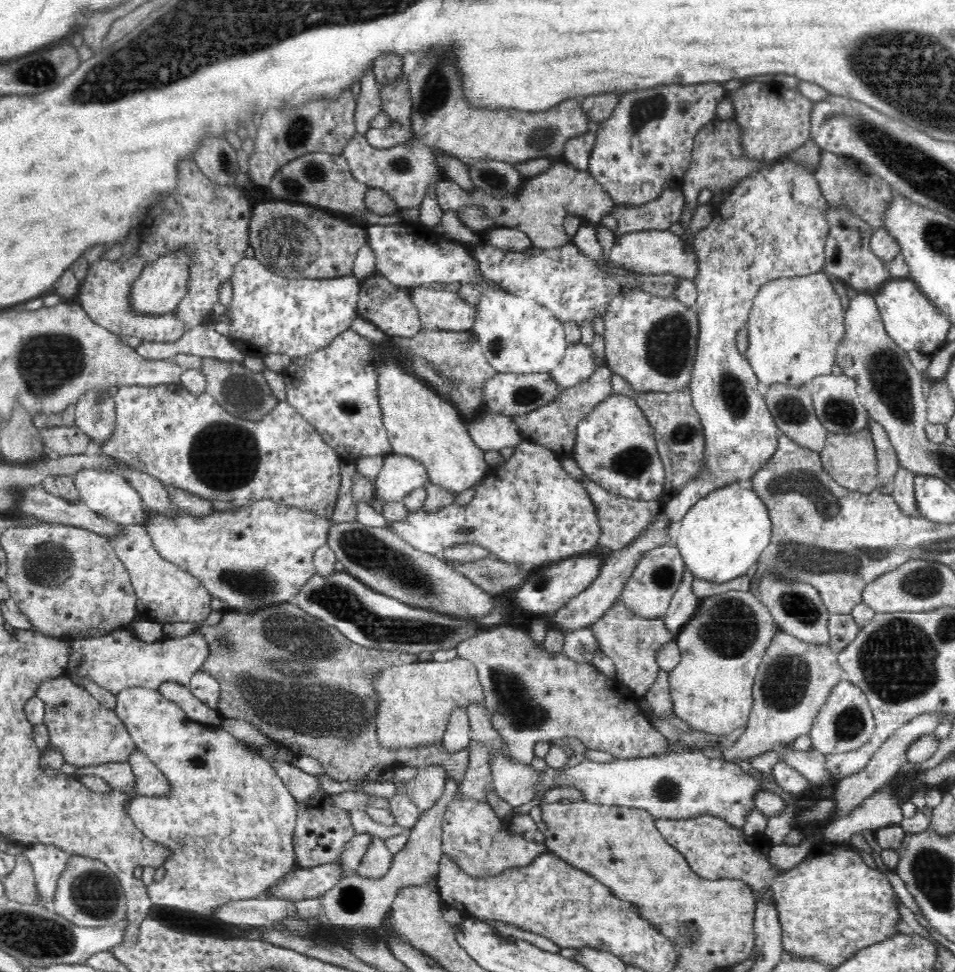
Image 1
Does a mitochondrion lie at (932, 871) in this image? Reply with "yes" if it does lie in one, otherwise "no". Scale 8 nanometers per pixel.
yes

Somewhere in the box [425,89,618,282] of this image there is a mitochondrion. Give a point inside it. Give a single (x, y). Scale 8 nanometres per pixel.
(491, 179)

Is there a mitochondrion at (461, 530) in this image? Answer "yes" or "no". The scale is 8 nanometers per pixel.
yes

